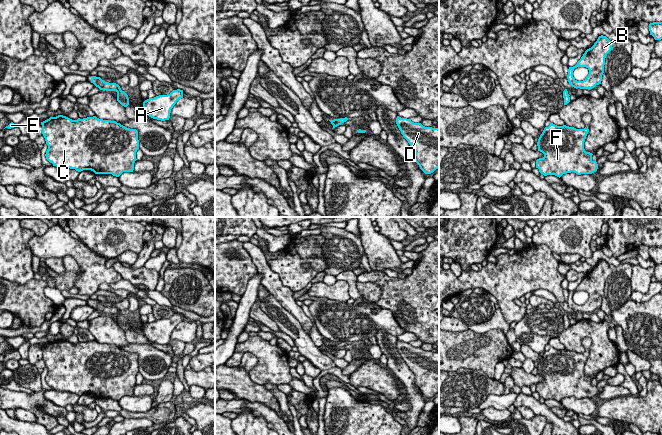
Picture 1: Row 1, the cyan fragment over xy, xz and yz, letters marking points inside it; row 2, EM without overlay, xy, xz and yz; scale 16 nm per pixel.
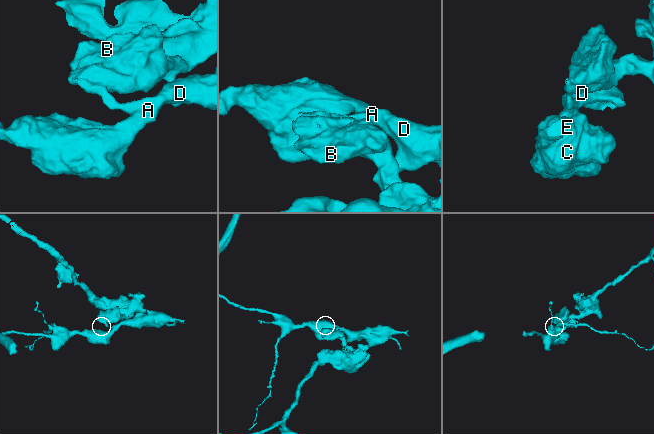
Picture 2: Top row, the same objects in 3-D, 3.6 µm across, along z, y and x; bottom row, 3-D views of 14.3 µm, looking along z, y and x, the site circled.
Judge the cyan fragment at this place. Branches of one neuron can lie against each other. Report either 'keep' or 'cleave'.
cleave

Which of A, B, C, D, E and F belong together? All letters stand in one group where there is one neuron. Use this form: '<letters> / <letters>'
A C D E F / B

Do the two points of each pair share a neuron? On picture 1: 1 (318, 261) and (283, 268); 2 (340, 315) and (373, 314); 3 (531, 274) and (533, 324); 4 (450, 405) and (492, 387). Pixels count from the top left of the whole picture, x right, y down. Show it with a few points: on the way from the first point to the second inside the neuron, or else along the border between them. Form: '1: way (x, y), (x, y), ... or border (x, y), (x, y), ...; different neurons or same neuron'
1: way (309, 259), (292, 259); same neuron
2: way (348, 315), (365, 315); same neuron
3: border (525, 313), (517, 322); different neurons
4: way (460, 395), (467, 388), (482, 387); same neuron

